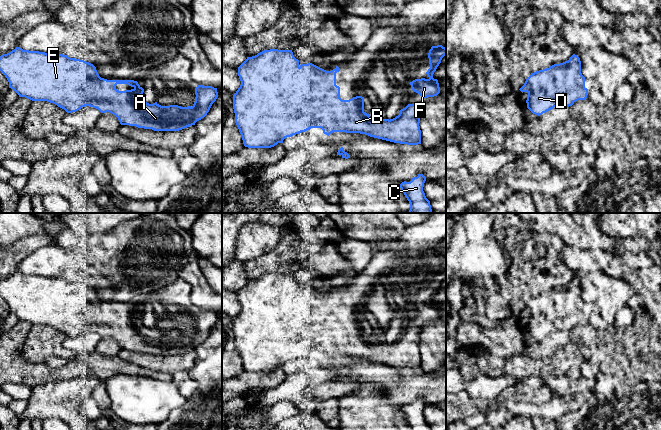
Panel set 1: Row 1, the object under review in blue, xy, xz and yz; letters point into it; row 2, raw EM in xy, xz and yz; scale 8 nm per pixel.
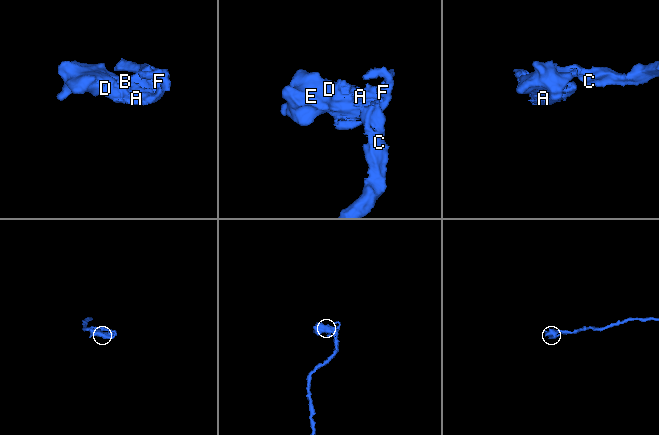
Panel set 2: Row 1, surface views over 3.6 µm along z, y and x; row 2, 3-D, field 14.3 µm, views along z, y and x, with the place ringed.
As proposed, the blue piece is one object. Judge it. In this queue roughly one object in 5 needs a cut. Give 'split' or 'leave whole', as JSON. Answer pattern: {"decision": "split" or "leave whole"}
{"decision": "leave whole"}

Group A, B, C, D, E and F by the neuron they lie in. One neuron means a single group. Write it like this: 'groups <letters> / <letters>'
groups A B C D E F

